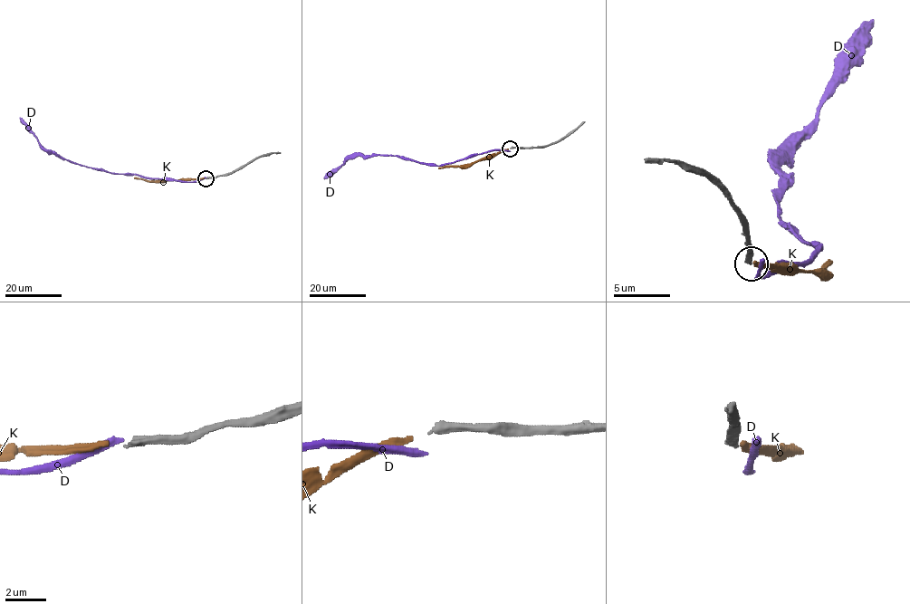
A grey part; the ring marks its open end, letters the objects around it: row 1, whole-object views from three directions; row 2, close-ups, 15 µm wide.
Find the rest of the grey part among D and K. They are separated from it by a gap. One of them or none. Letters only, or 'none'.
K

